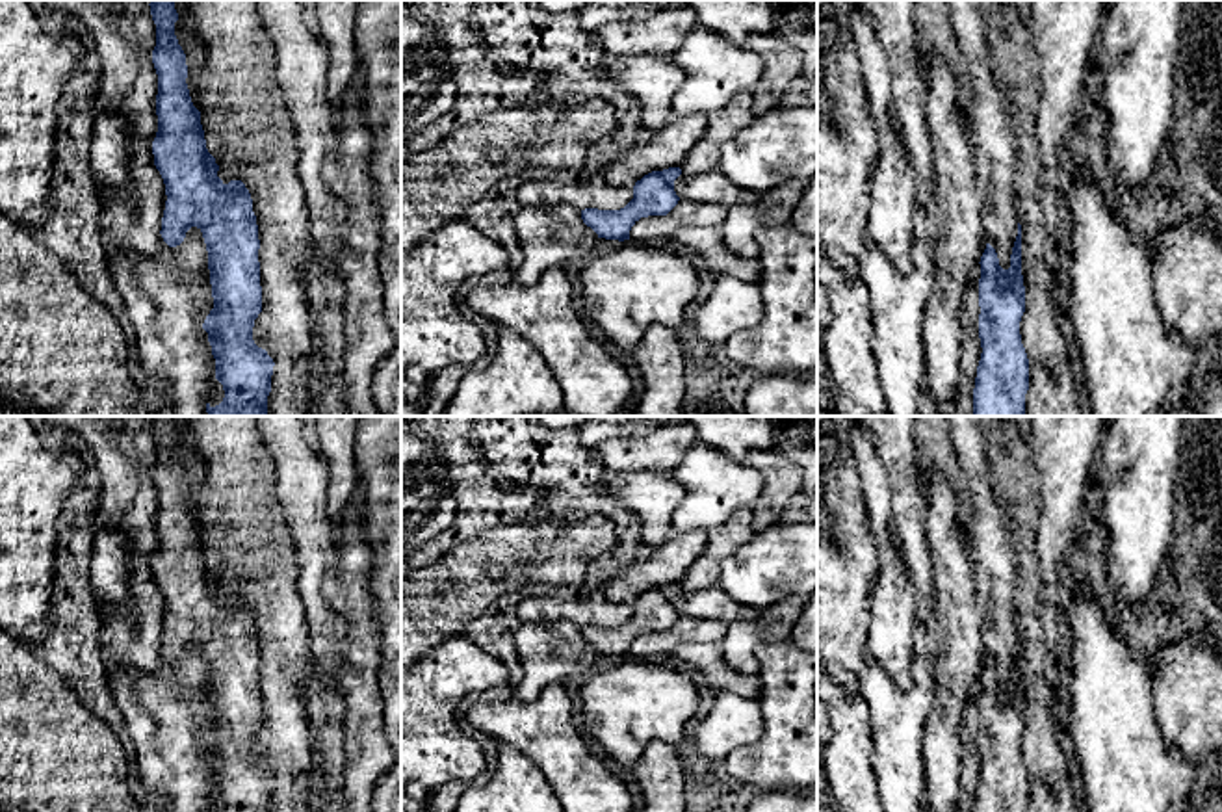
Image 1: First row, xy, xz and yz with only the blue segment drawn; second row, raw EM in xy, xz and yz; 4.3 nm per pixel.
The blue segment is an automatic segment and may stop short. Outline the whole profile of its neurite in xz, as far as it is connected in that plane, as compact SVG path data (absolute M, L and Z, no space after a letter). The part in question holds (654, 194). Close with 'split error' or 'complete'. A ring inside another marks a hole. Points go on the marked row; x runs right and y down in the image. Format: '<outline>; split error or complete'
M680 167L652 171L633 186L633 199L620 210L581 210L581 219L598 238L630 240L631 227L648 216L667 216L680 201L674 180L682 175Z; complete

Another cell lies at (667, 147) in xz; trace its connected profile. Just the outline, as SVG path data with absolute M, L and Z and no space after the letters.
M706 113L672 117L661 130L652 132L648 141L626 149L600 173L600 178L609 186L633 188L652 171L682 167L685 154L704 136L706 126Z

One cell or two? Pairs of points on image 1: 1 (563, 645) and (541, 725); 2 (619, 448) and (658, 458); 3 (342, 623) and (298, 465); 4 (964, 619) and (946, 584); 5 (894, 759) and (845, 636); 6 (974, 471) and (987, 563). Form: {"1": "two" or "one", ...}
{"1": "two", "2": "one", "3": "one", "4": "one", "5": "two", "6": "one"}

